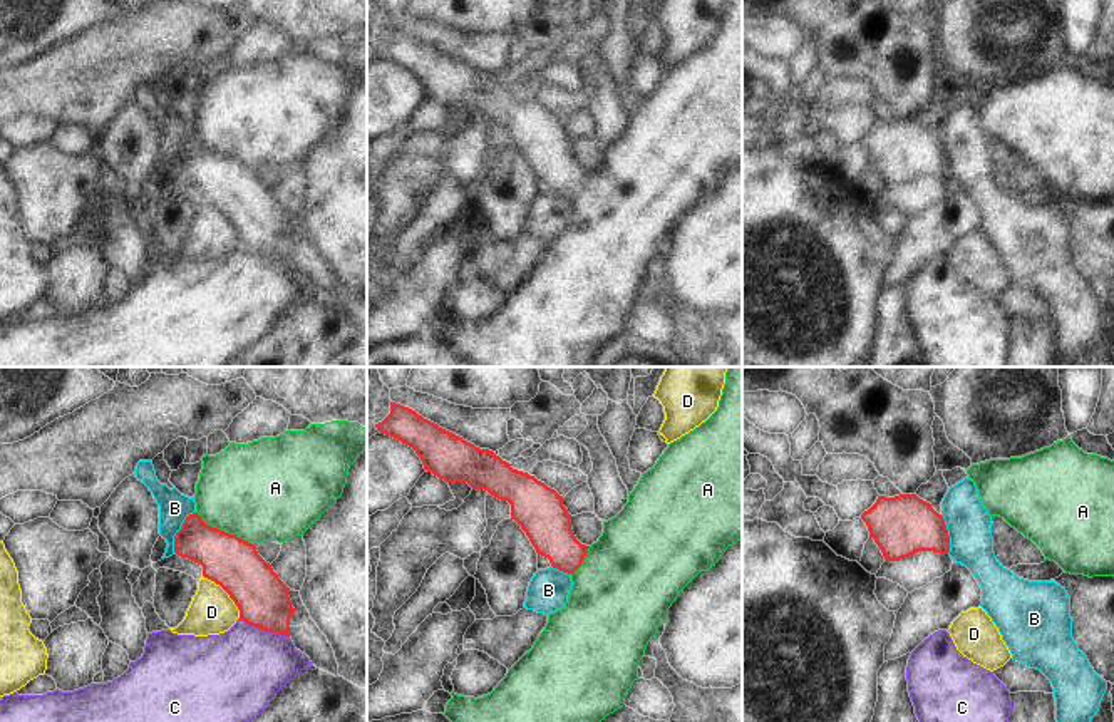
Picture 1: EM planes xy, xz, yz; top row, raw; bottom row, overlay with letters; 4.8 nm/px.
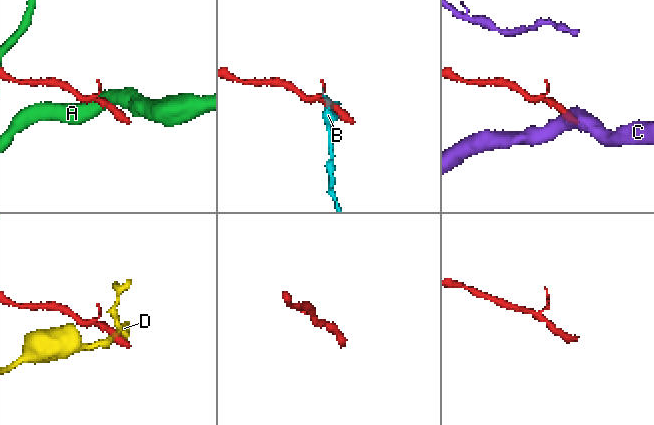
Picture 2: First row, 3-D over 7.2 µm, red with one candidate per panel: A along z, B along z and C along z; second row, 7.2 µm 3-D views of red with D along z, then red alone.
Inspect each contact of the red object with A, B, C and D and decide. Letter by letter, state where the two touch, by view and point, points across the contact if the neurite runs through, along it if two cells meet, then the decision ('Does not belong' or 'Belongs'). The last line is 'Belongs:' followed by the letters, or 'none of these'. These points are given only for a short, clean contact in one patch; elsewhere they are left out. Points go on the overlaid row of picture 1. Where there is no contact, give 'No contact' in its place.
A: Touches red at xy (223, 531). Boundary: xy (196, 511), (206, 523), (235, 533), (255, 546). Does not belong
B: Touches red at xy (178, 531). Boundary: xy (195, 511), (185, 520), (175, 536), (175, 553). Does not belong
C: Touches red at xy (263, 629). Does not belong
D: Touches red at xy (228, 593). Does not belong
Belongs: none of these.

